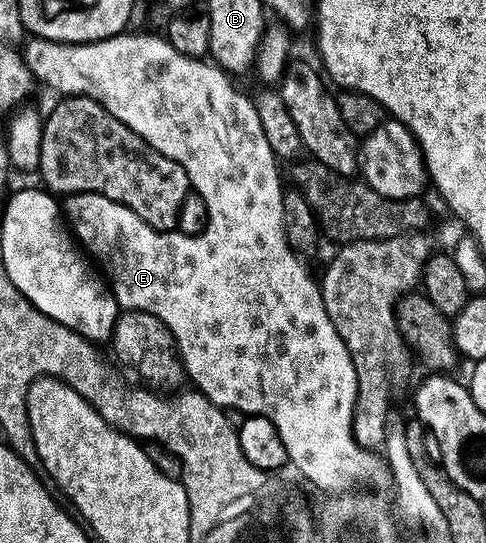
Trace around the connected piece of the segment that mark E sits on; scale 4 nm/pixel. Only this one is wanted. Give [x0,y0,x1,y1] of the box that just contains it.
[21,33,388,495]

